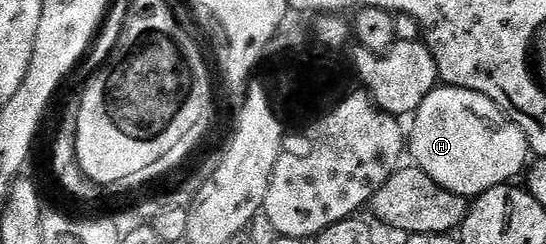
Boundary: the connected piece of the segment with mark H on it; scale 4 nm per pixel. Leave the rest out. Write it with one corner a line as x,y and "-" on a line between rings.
438,85
429,93
426,101
422,101
412,121
410,155
416,158
413,159
415,166
421,167
427,175
434,177
434,181
438,181
442,189
450,189
450,193
465,197
481,195
495,187
511,184
515,180
512,178
529,166
530,148
526,133
522,133
522,129
518,129
518,125
508,119
506,112
482,93
474,93
461,87

